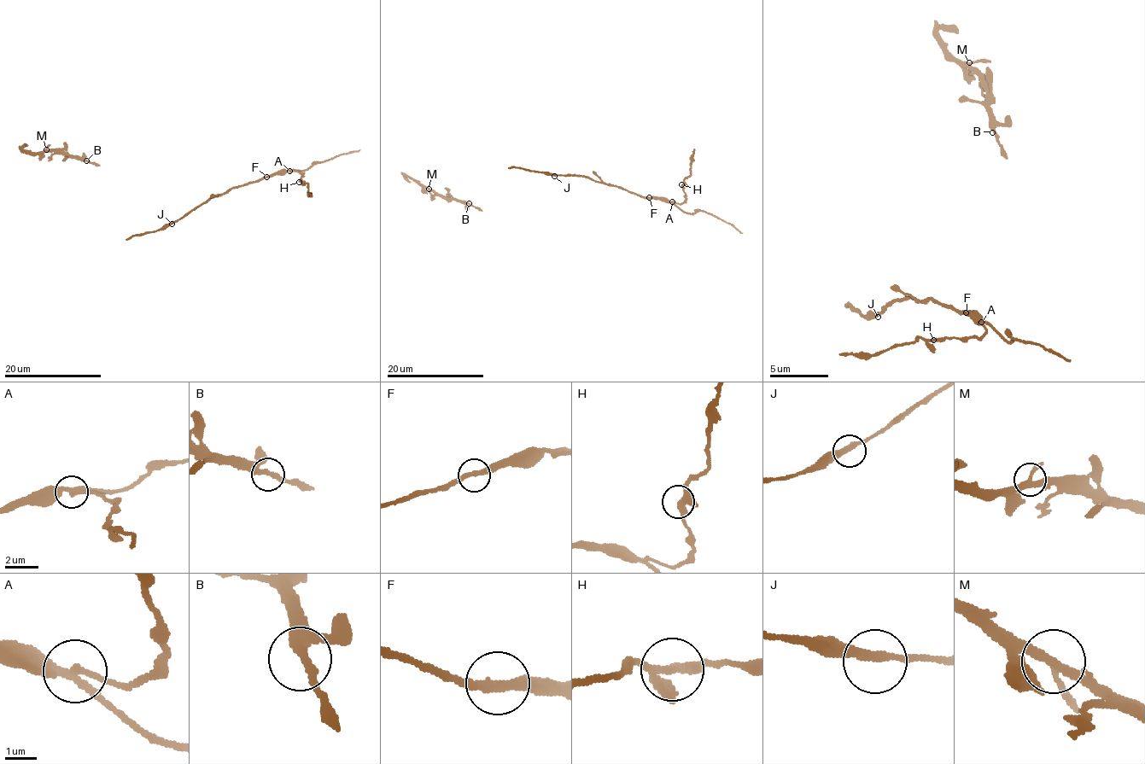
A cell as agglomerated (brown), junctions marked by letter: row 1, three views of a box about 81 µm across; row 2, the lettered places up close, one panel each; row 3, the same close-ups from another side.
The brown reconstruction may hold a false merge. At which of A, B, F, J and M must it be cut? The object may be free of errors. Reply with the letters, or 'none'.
A

